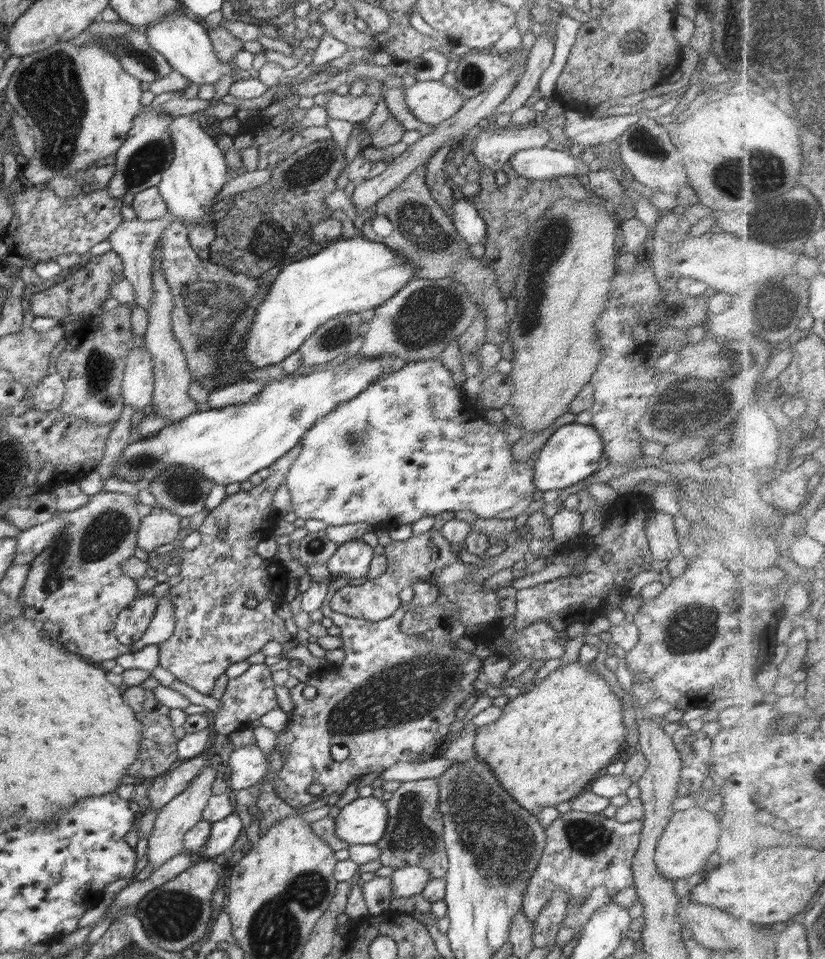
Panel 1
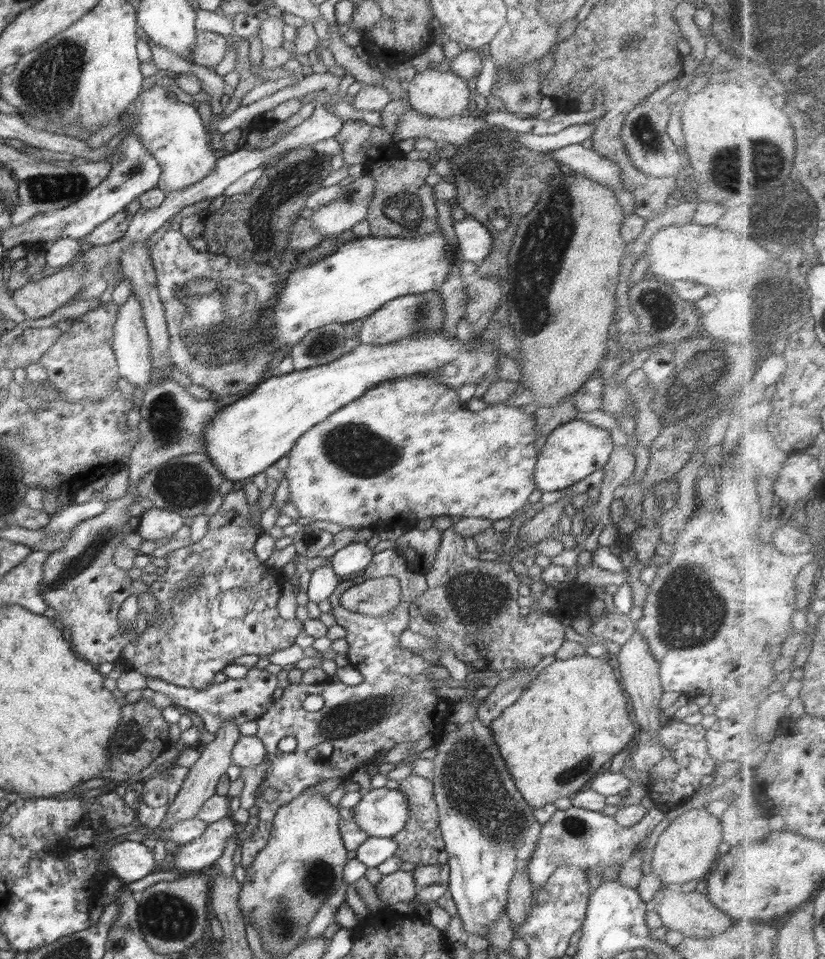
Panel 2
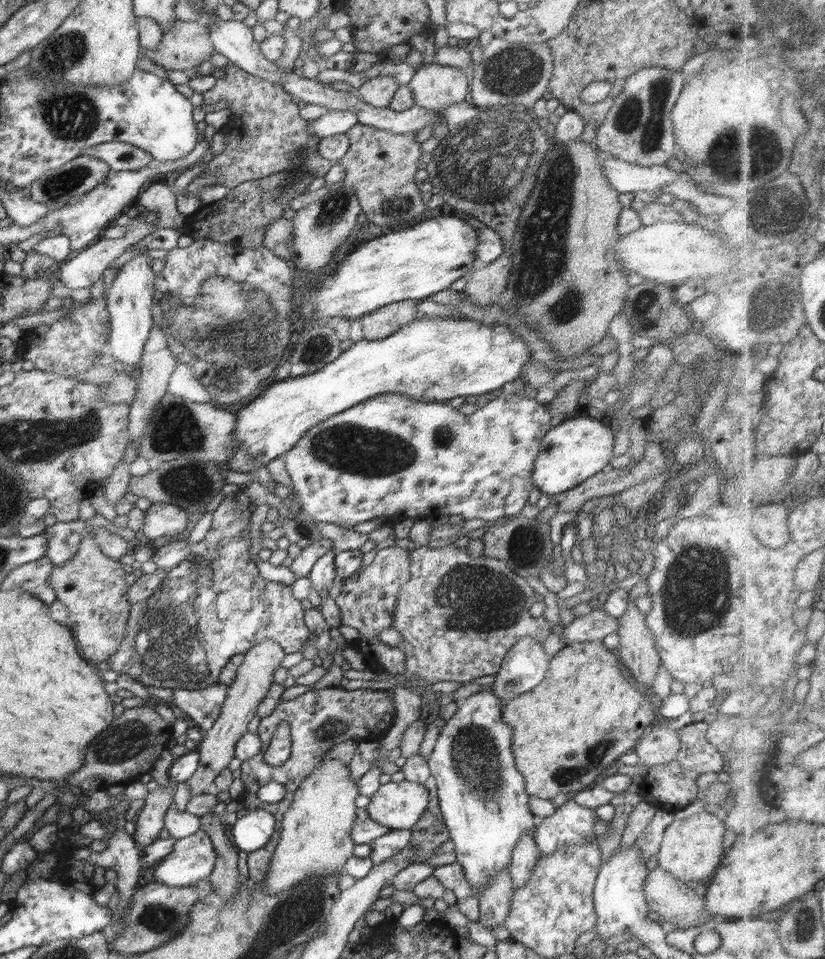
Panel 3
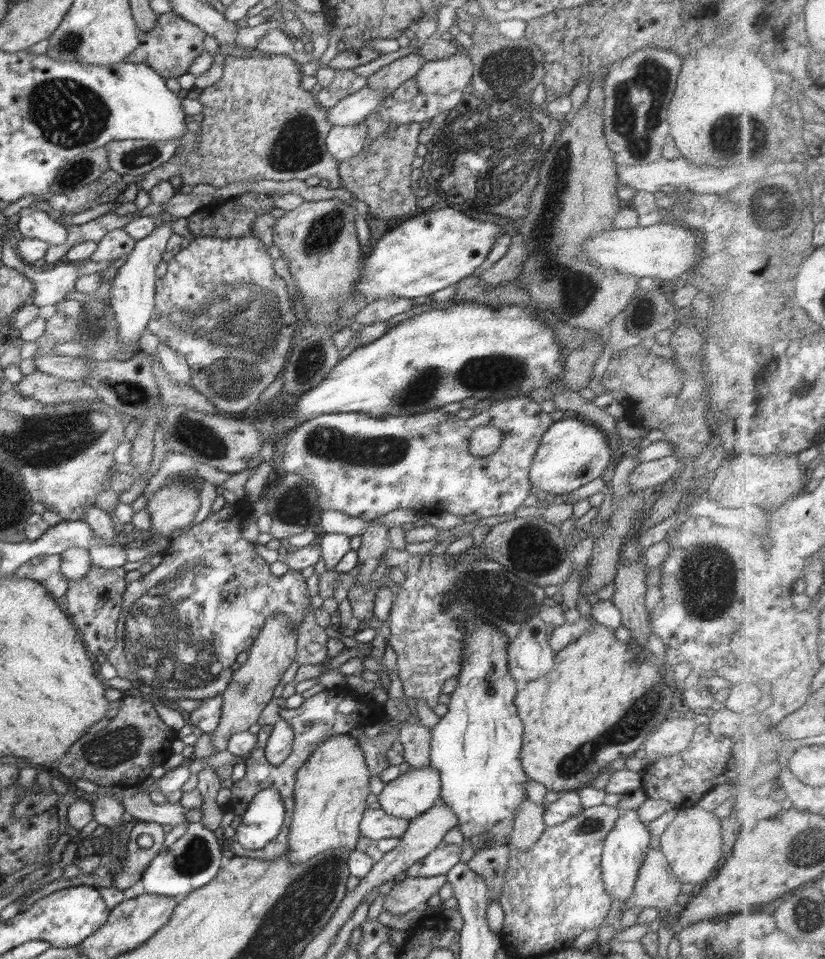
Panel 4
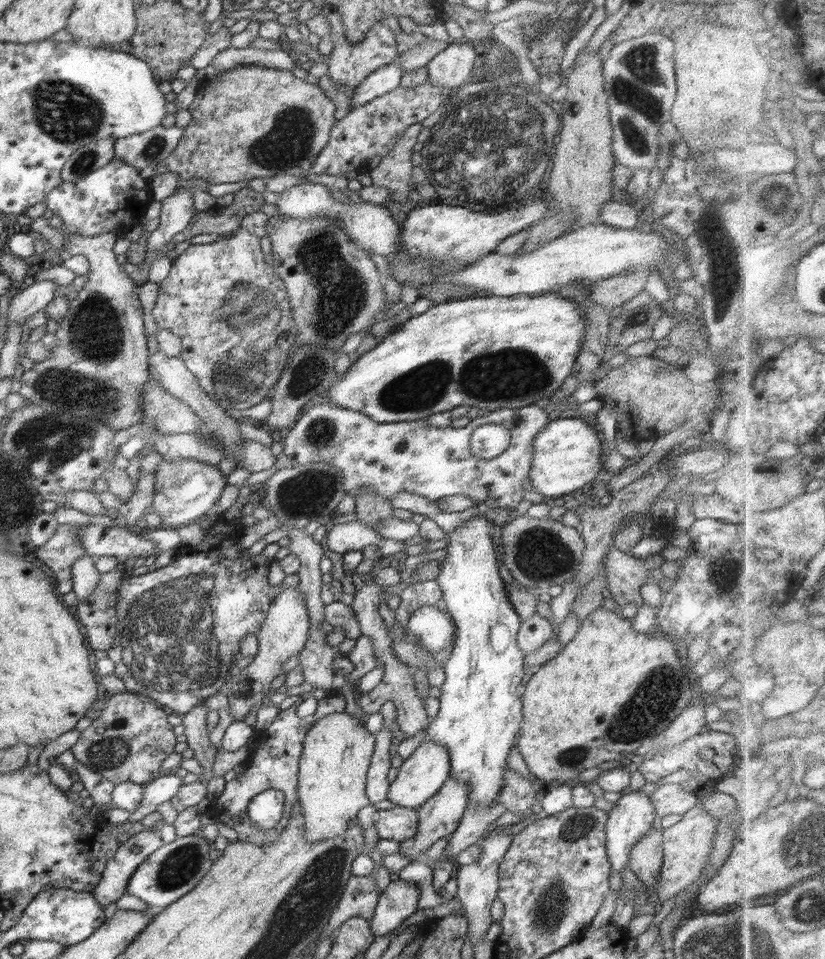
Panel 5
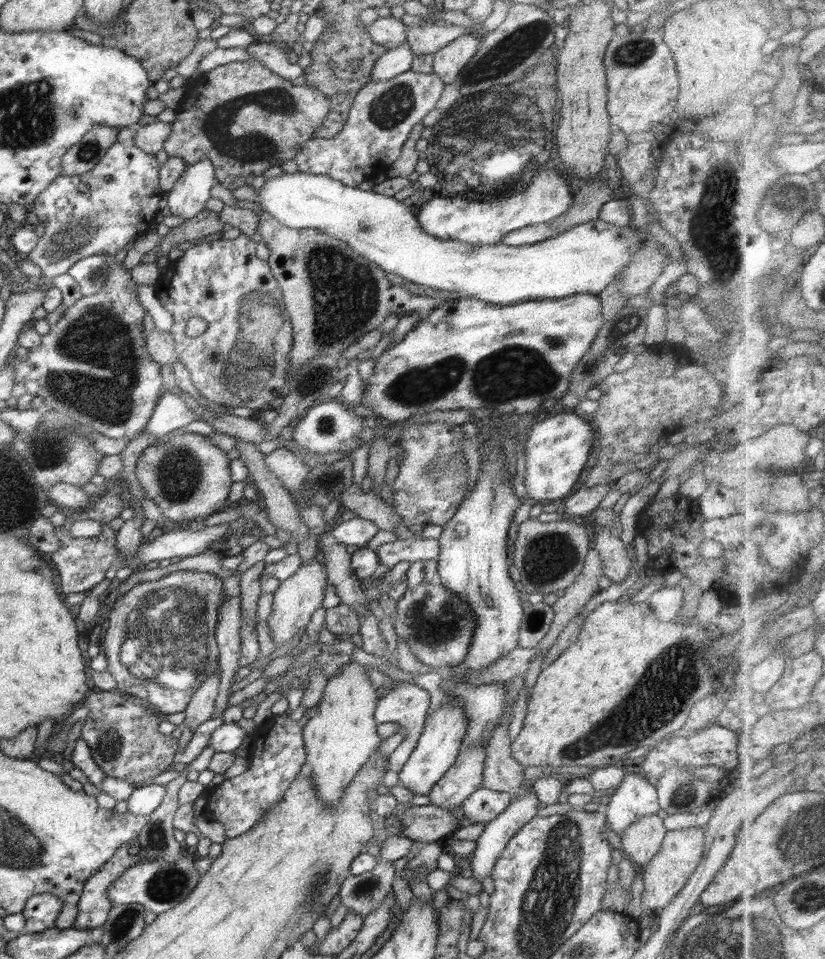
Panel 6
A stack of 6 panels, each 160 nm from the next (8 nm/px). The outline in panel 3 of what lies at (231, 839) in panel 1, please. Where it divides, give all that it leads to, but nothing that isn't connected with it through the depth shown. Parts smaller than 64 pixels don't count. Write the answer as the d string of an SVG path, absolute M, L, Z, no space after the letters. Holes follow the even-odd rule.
M200 830L177 840L172 852L150 871L154 882L172 888L192 888L210 876L216 857L210 835Z

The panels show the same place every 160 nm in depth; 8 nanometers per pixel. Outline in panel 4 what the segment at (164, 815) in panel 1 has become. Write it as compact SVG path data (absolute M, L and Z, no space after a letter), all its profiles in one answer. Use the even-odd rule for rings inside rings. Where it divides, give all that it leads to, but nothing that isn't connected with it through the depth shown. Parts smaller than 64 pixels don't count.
M280 613L268 618L256 641L247 651L248 659L233 672L230 684L221 694L221 719L216 730L210 734L216 753L228 749L228 741L234 734L246 732L252 724L256 724L261 712L272 700L275 687L280 684L286 670L295 662L297 646L297 630L292 629L290 619L286 615Z

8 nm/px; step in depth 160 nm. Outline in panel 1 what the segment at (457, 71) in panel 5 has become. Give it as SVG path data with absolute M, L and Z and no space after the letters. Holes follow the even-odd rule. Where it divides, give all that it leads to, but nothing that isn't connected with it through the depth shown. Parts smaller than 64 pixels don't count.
M427 80L405 89L405 101L420 122L436 126L456 114L466 98L441 80Z

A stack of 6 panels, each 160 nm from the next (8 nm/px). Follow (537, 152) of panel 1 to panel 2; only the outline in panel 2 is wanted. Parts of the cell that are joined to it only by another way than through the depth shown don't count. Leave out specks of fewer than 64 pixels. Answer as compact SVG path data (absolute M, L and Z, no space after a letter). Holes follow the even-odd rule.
M581 144L550 151L550 159L554 159L556 164L566 166L571 173L584 175L612 191L626 190L626 185L621 179L620 167Z

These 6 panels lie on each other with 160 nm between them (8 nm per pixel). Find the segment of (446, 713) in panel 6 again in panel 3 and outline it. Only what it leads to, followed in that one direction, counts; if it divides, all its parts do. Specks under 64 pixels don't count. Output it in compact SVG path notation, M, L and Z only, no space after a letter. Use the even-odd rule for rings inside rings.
M404 779L401 782L388 782L381 784L370 797L370 803L365 807L368 816L378 824L390 830L411 830L420 820L422 813L428 806L428 789L417 782Z

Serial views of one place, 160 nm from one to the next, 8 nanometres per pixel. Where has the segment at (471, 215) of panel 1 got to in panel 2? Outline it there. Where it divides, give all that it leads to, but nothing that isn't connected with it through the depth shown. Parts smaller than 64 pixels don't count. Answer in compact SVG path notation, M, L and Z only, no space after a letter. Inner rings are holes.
M462 216L454 223L460 256L468 262L482 264L492 250L490 231L473 216Z

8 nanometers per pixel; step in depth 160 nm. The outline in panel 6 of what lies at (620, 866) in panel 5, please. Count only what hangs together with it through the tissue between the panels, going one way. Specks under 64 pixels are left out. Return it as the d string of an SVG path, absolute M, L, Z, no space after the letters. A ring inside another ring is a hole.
M627 772L610 797L611 801L603 811L607 816L607 826L619 837L629 824L658 813L660 809L657 788L635 773Z

